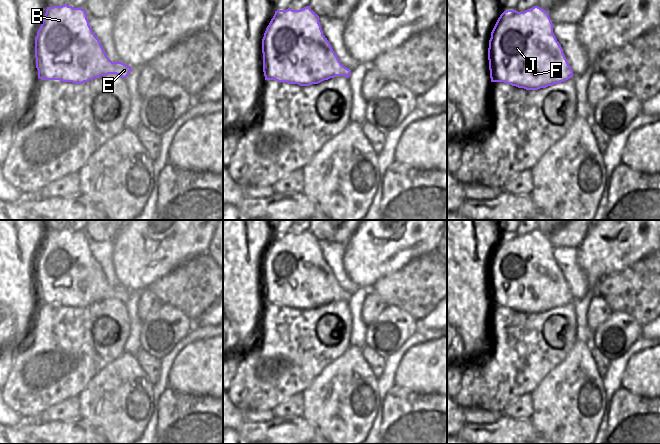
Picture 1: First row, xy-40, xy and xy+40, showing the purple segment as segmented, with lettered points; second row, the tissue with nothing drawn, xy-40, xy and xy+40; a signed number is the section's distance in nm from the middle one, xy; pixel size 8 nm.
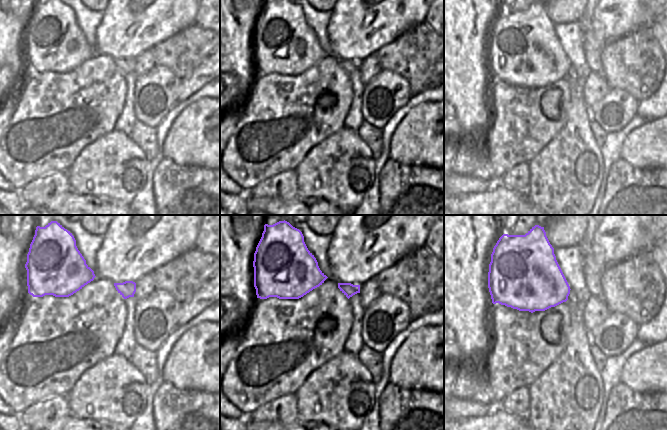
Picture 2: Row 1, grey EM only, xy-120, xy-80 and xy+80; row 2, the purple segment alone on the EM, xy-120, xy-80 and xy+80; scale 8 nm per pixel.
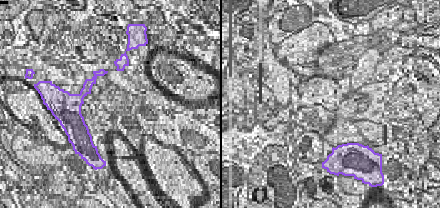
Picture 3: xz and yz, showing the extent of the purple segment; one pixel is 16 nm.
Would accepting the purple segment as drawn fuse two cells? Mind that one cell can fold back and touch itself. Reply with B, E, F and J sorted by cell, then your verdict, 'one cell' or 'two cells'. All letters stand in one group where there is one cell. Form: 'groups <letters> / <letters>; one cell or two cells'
groups B E F J; one cell

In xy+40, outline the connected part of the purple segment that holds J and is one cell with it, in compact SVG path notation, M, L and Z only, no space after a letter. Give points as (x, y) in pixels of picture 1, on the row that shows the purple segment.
M538 6L524 12L507 10L500 15L491 32L488 60L491 82L504 82L526 90L546 88L574 75L553 33L549 12Z

